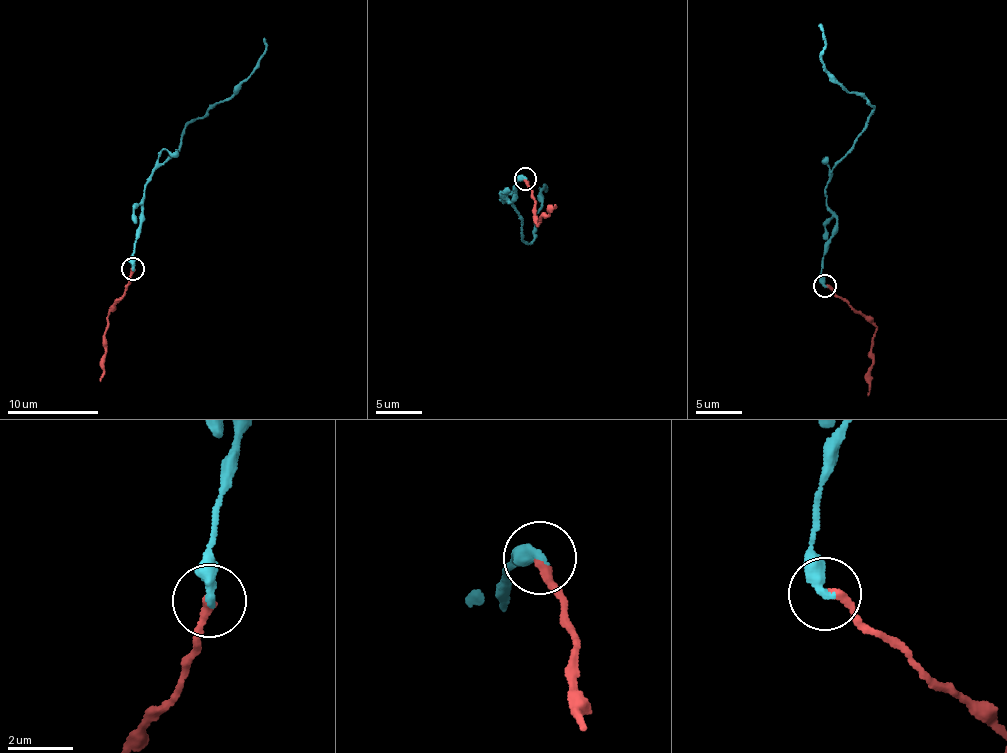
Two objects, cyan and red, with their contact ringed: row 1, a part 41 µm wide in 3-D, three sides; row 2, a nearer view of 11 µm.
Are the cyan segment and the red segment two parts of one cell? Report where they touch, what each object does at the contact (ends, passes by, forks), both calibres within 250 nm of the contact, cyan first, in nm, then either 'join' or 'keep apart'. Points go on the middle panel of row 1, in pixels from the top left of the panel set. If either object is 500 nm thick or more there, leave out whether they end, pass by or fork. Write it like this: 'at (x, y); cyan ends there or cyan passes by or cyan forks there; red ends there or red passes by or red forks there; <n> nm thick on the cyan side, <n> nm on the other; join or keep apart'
at (525, 178); cyan ends there; red ends there; 380 nm thick on the cyan side, 280 nm on the other; join

